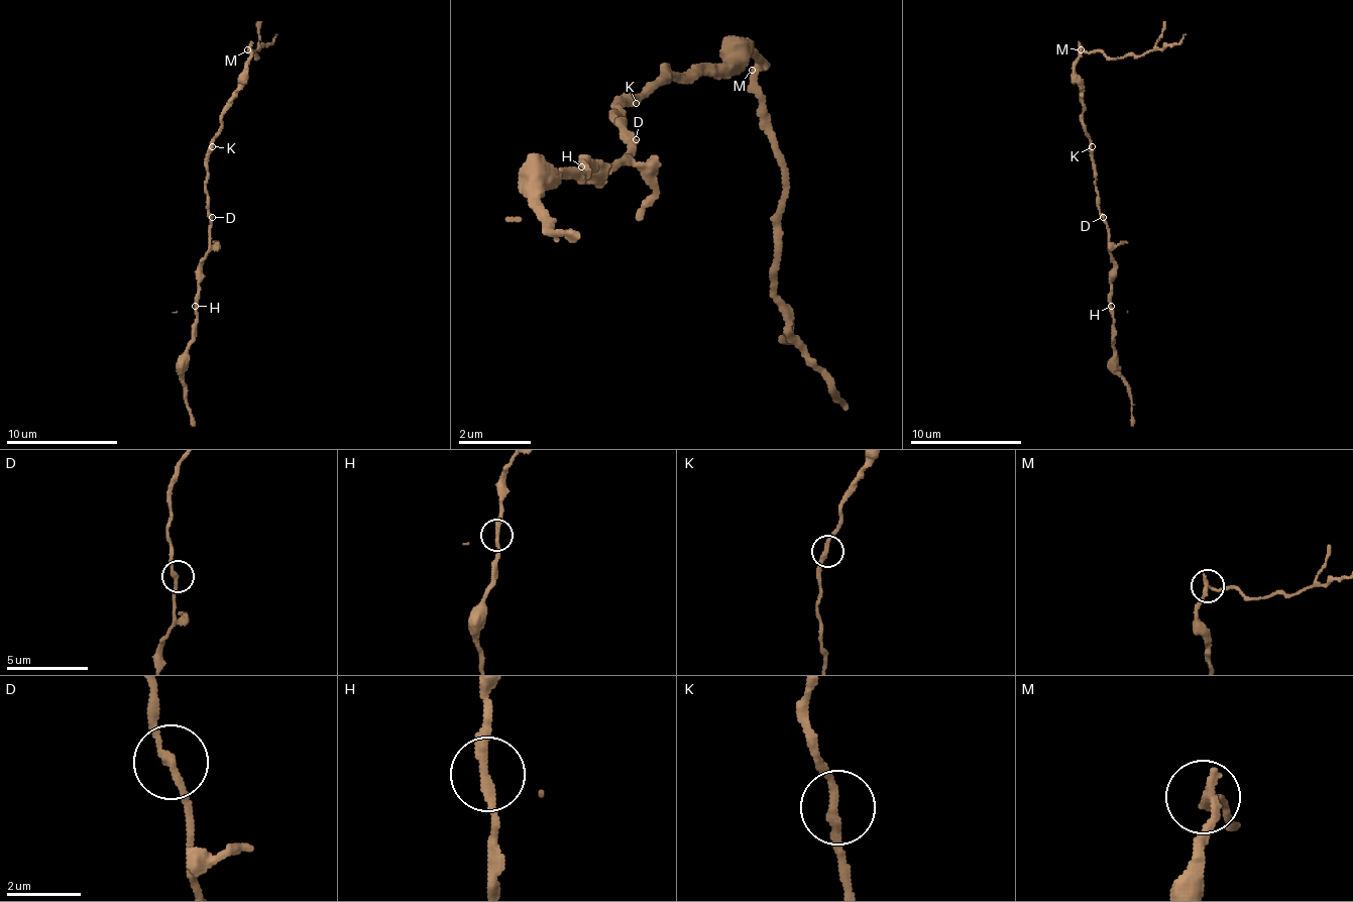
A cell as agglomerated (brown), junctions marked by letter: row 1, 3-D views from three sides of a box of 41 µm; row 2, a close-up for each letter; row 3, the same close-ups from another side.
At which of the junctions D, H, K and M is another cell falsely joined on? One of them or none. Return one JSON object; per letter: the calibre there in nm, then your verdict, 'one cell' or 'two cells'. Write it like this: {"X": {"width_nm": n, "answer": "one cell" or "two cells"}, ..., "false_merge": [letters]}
{"D": {"width_nm": 220, "answer": "one cell"}, "H": {"width_nm": 240, "answer": "one cell"}, "K": {"width_nm": 240, "answer": "one cell"}, "M": {"width_nm": 240, "answer": "two cells"}, "false_merge": ["M"]}

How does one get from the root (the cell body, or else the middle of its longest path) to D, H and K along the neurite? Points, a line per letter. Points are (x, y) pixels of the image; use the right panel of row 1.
D: (1095, 178), (1097, 208), (1103, 217)
H: (1095, 178), (1097, 208), (1108, 230), (1108, 253), (1114, 261), (1111, 306)
K: (1095, 178), (1092, 146)

